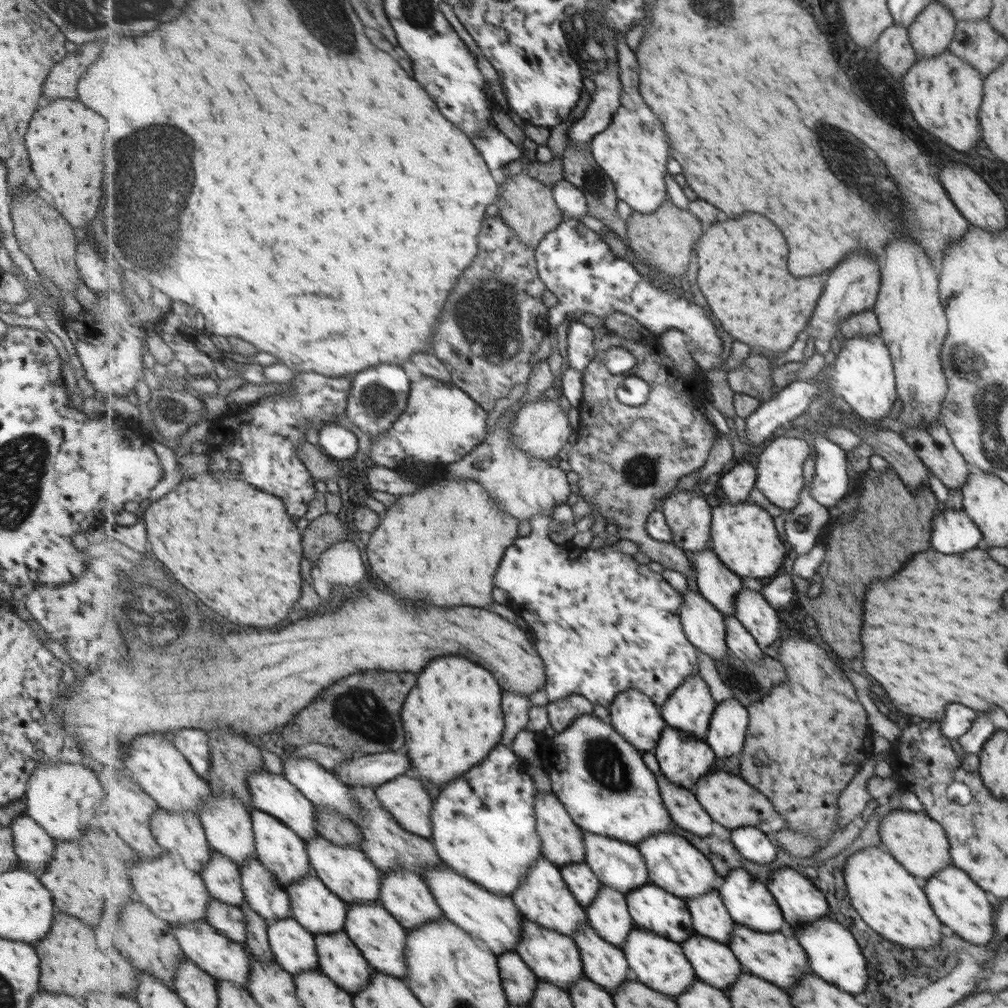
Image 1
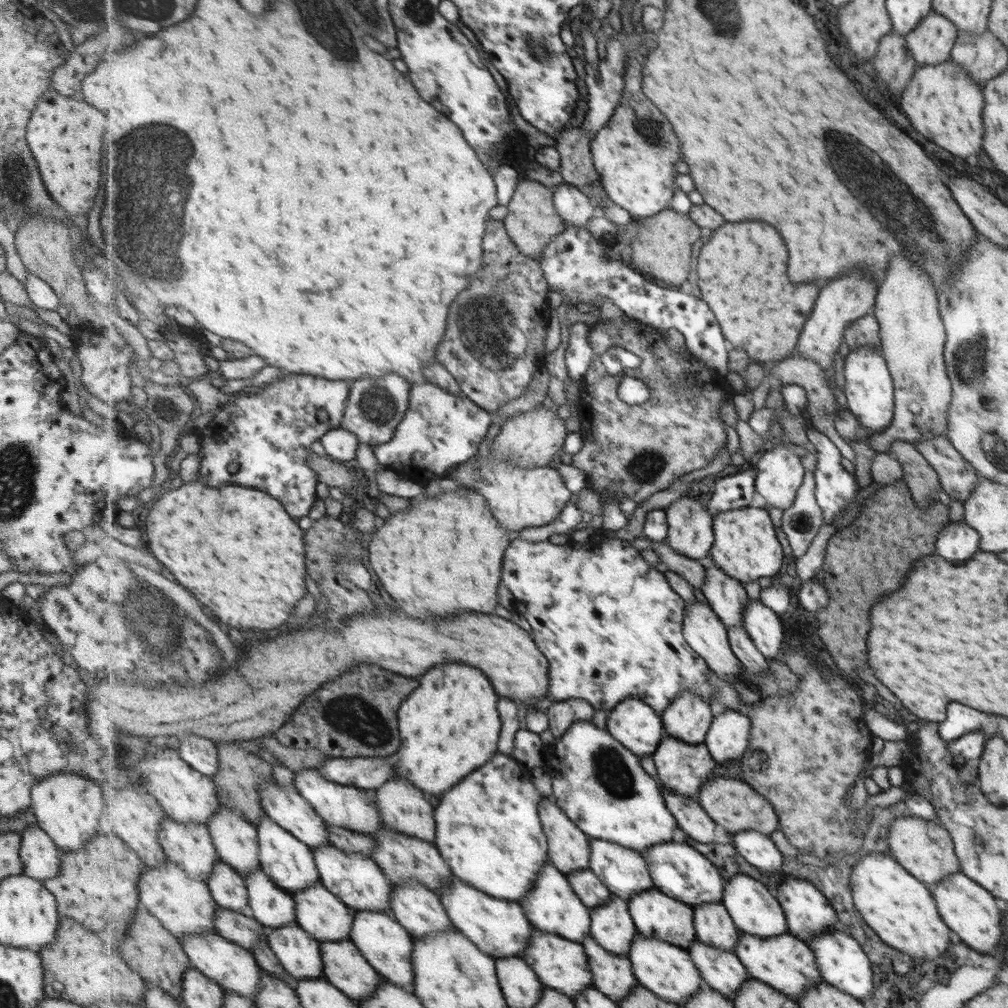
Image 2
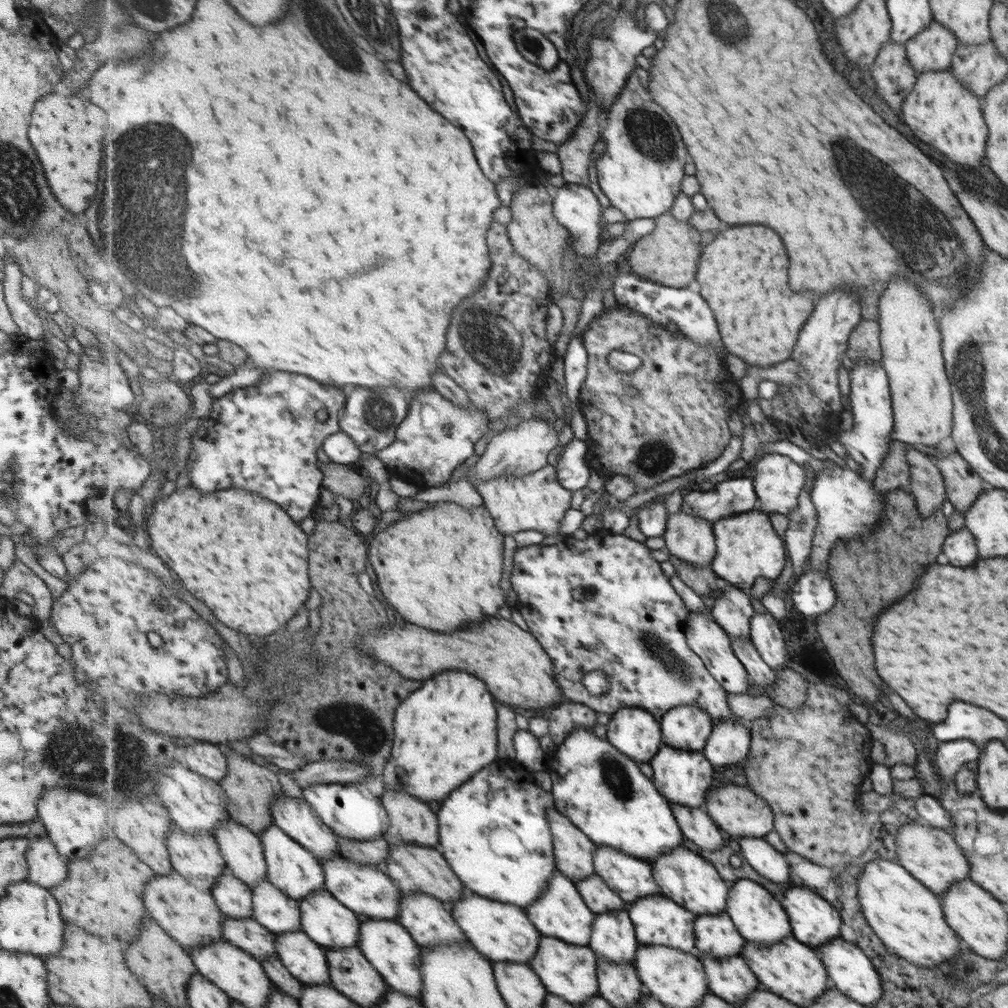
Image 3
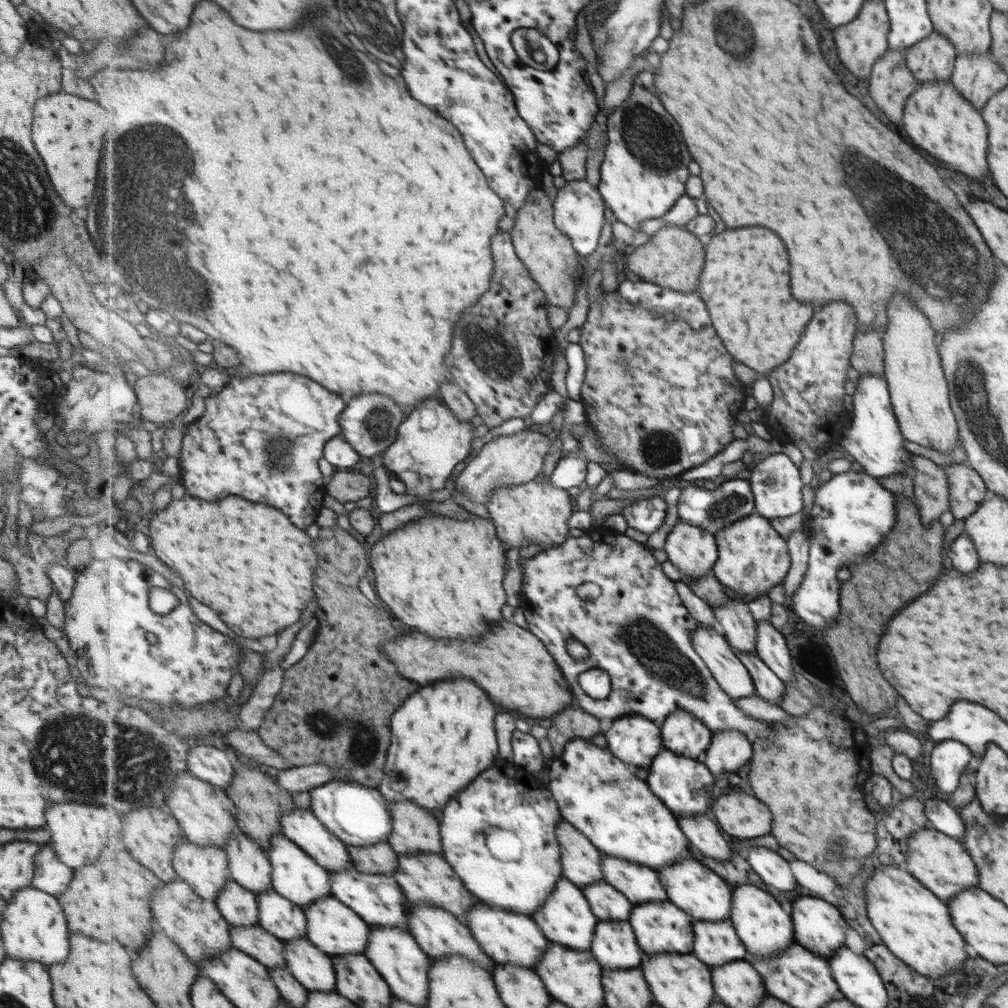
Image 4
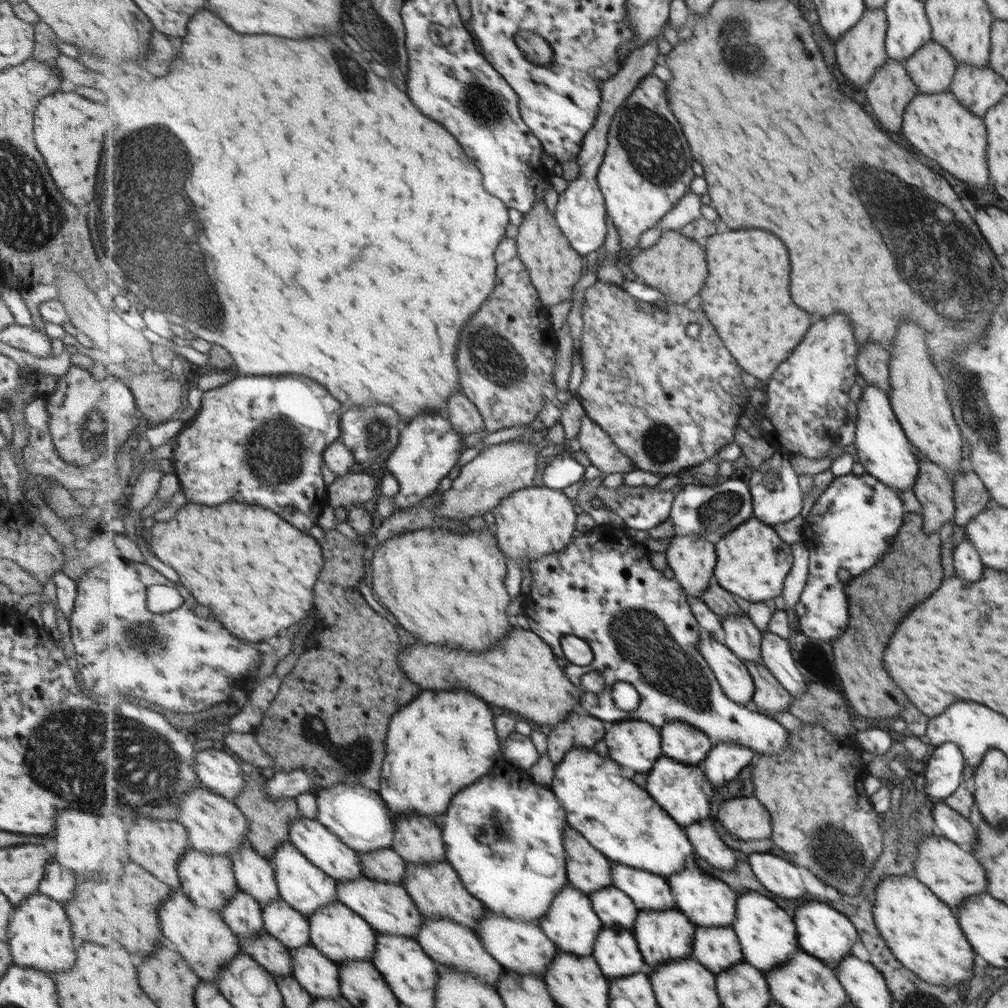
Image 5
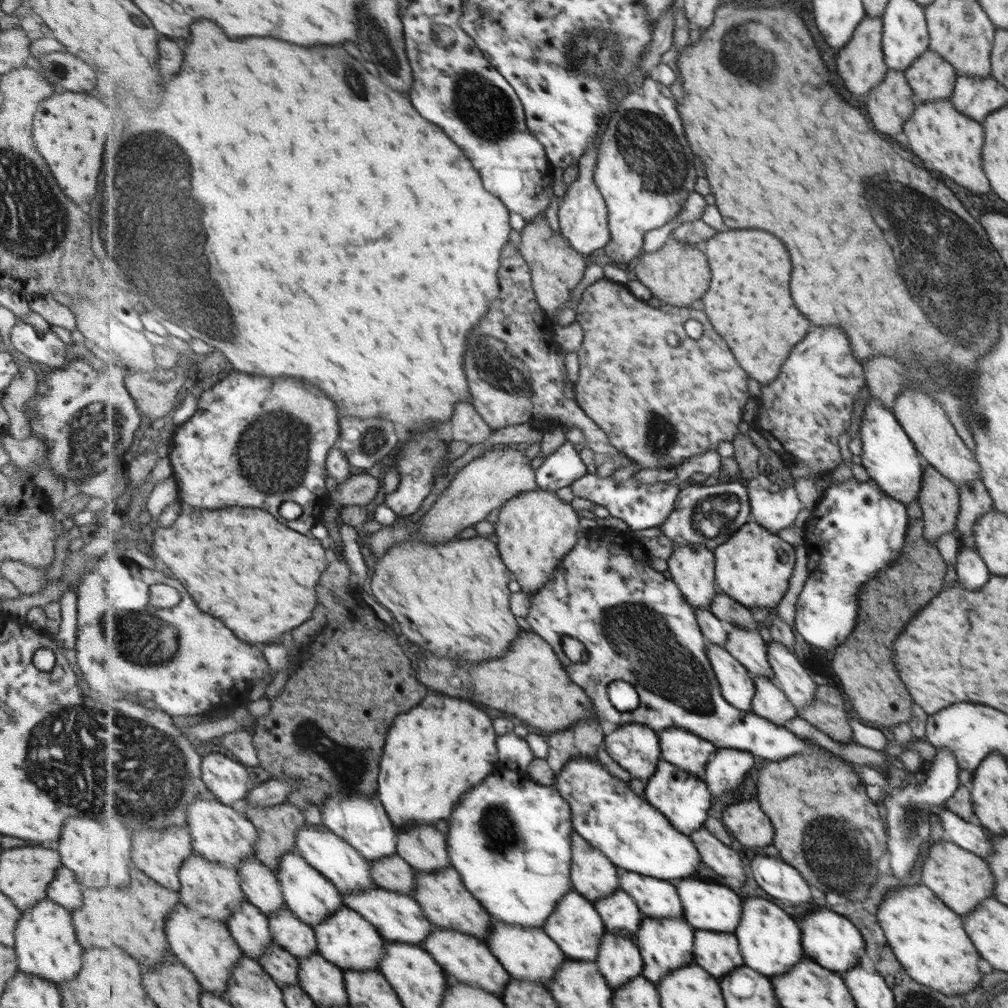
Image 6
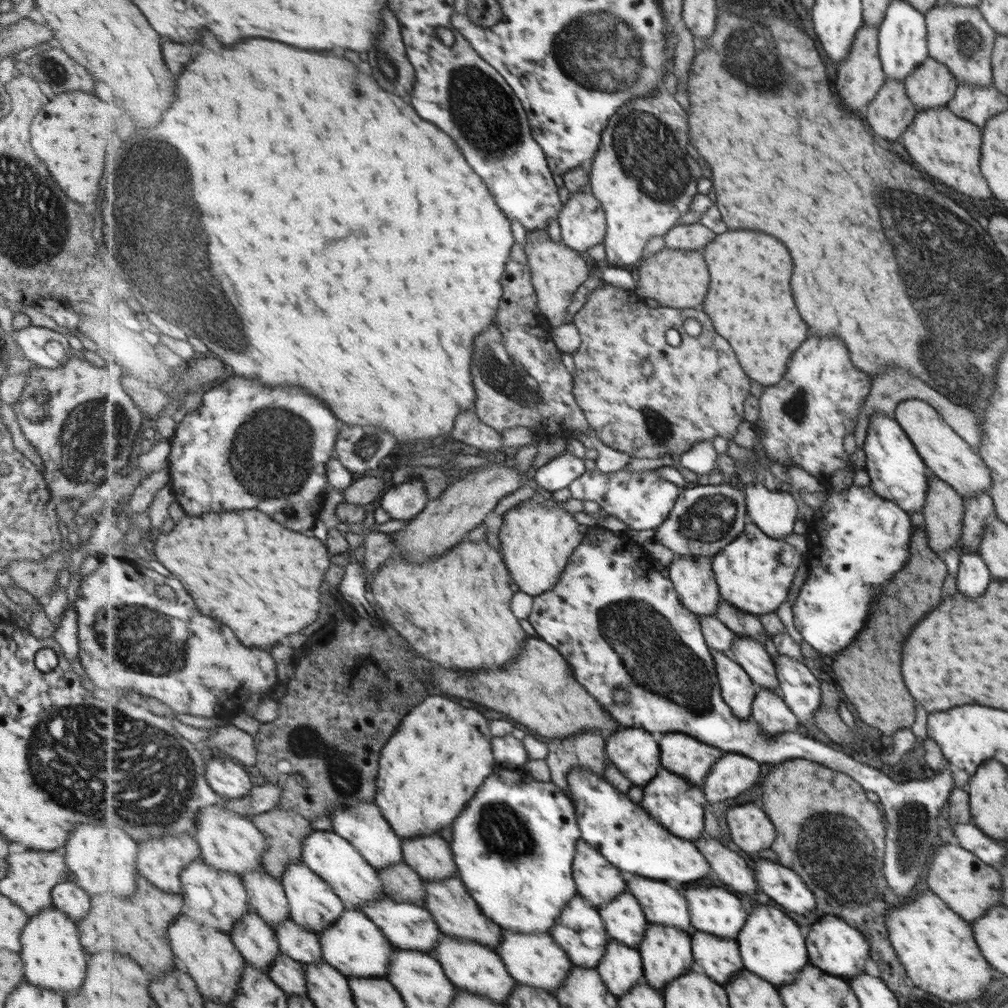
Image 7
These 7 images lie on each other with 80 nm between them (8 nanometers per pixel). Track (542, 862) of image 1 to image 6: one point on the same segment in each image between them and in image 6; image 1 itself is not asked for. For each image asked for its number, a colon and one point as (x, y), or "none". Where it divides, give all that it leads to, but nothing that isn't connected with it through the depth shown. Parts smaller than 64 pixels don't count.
2: (554, 907)
3: (561, 912)
4: (567, 918)
5: (572, 923)
6: (577, 926)

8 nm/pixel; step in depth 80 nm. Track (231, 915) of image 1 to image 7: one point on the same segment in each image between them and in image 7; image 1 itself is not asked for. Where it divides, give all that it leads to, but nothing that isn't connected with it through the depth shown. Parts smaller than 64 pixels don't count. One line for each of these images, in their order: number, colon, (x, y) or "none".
2: (245, 931)
3: (249, 934)
4: (262, 945)
5: (269, 951)
6: (284, 967)
7: (290, 974)

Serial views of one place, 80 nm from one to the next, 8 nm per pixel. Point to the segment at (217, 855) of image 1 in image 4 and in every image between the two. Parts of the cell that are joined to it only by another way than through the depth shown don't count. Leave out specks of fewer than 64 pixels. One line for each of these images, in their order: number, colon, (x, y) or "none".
2: (228, 887)
3: (235, 897)
4: (239, 906)

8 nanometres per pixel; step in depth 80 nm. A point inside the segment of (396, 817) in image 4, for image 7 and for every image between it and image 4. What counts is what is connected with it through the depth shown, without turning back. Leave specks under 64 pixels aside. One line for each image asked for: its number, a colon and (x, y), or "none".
5: (418, 840)
6: (424, 848)
7: (432, 857)

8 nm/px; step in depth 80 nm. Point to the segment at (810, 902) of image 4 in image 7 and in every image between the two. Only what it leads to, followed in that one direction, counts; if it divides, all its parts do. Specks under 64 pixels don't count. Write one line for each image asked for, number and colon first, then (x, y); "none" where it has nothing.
5: (823, 932)
6: (833, 942)
7: (838, 949)

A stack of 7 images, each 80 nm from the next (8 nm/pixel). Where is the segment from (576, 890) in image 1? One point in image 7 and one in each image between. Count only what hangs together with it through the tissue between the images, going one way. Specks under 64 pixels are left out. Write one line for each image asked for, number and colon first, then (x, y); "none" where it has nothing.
2: (588, 885)
3: (596, 892)
4: (607, 902)
5: (616, 909)
6: (622, 915)
7: (624, 917)

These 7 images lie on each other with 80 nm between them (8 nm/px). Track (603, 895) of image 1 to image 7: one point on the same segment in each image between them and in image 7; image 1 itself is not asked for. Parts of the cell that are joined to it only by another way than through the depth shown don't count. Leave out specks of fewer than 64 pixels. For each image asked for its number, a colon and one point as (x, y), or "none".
2: (613, 927)
3: (614, 938)
4: (615, 945)
5: (617, 951)
6: (620, 960)
7: (622, 968)

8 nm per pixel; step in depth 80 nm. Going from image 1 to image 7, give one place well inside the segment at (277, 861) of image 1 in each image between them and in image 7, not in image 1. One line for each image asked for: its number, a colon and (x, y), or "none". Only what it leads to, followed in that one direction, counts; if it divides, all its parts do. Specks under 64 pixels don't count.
2: (291, 863)
3: (296, 871)
4: (296, 875)
5: (306, 887)
6: (311, 895)
7: (313, 904)

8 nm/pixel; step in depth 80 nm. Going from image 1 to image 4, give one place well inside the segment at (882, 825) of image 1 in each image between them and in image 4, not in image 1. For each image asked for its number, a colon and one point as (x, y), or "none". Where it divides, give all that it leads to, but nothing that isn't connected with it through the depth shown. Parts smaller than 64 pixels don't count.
2: (924, 848)
3: (931, 854)
4: (939, 862)

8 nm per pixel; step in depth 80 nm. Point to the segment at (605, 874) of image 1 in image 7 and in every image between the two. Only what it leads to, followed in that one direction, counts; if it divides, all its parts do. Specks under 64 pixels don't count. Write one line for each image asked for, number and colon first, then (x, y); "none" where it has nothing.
2: (625, 871)
3: (632, 878)
4: (642, 884)
5: (649, 891)
6: (658, 899)
7: (662, 904)

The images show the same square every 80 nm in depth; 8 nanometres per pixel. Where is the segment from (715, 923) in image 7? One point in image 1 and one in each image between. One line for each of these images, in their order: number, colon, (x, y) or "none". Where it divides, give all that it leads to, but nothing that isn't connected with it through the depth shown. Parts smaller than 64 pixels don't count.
1: (673, 862)
2: (680, 871)
3: (685, 876)
4: (694, 887)
5: (707, 901)
6: (708, 906)

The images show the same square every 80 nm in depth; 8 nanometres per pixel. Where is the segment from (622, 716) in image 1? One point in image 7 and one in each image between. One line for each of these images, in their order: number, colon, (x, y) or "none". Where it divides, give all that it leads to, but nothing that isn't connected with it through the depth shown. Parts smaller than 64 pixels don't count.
2: (633, 722)
3: (637, 732)
4: (636, 739)
5: (636, 745)
6: (636, 748)
7: (636, 755)

